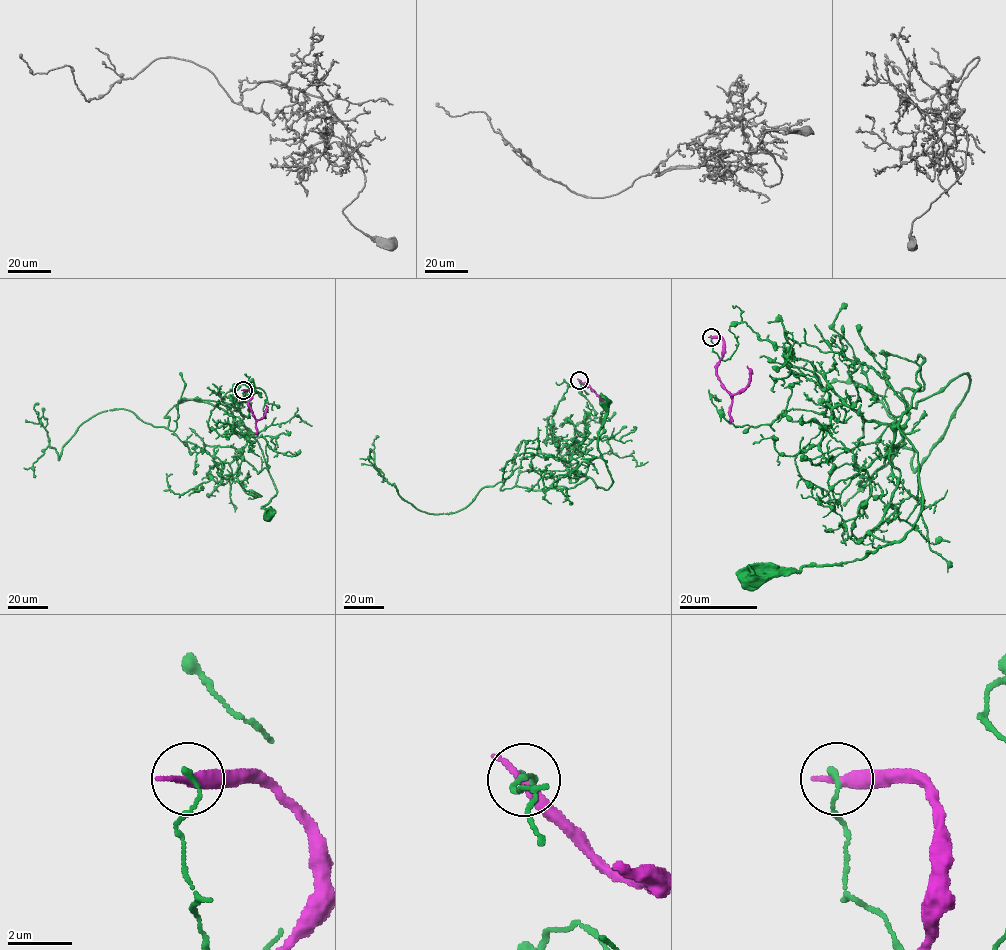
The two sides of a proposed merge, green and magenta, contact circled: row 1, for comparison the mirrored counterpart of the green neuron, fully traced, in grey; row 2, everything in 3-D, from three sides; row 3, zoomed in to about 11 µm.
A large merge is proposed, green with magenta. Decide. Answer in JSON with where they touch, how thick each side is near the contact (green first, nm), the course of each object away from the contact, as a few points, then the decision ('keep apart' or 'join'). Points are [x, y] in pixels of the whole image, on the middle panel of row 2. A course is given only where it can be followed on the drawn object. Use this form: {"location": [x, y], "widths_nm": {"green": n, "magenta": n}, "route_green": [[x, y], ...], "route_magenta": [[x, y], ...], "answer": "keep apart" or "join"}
{"location": [579, 380], "widths_nm": {"green": 180, "magenta": 400}, "route_green": [[579, 380], [596, 417], [575, 437], [586, 476], [607, 489], [603, 403]], "route_magenta": [[579, 380], [602, 399]], "answer": "keep apart"}

